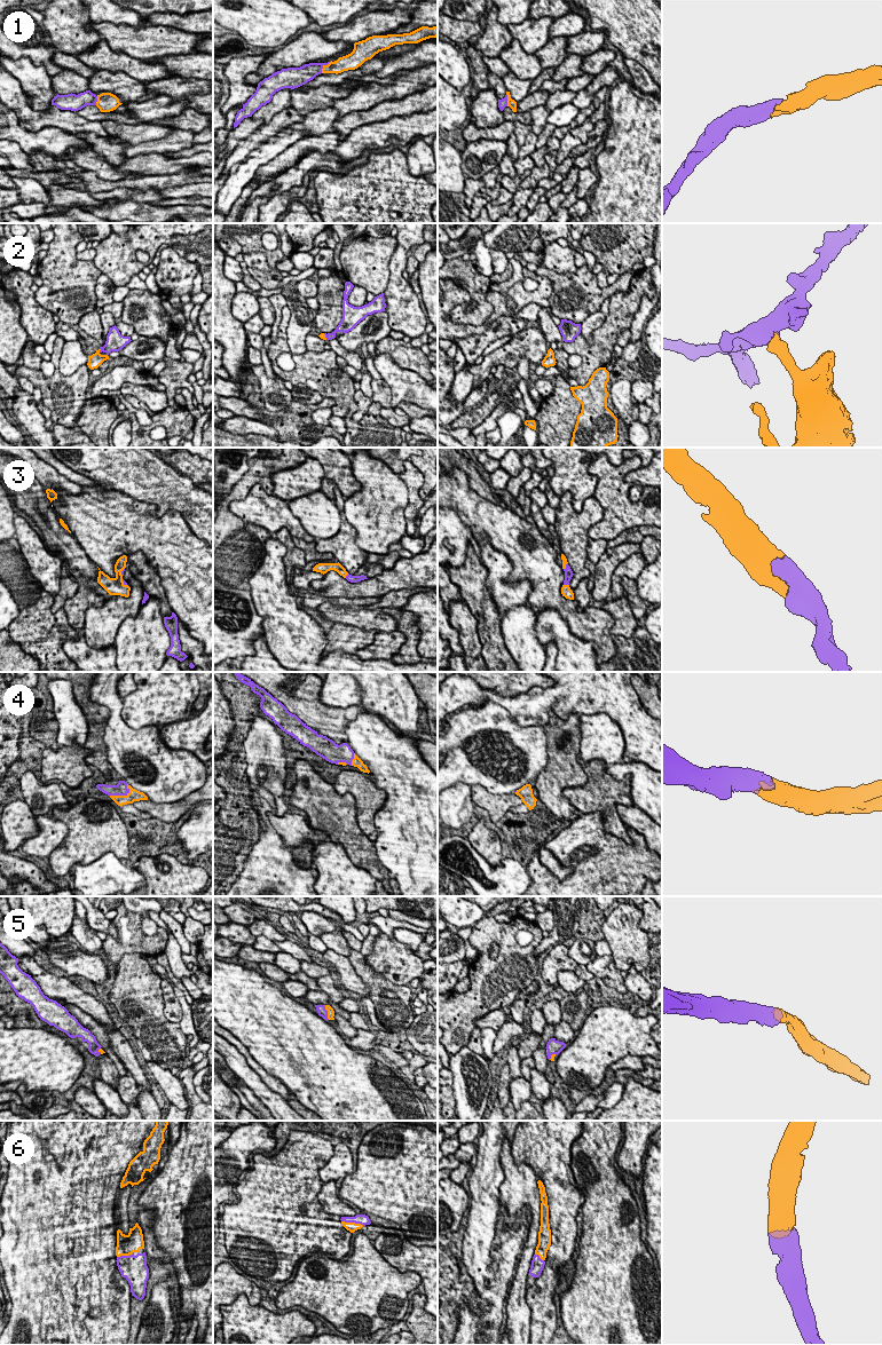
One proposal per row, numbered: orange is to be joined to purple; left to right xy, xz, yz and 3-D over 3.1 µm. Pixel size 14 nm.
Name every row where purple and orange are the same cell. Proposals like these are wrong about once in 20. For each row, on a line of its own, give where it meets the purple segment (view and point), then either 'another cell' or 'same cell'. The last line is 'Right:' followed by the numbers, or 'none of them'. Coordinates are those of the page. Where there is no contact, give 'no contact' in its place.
1: contact xz (322, 66); same cell
2: contact xy (100, 350); same cell
3: contact yz (566, 584); same cell
4: contact xy (119, 794); same cell
5: contact xz (327, 1012); same cell
6: contact xz (353, 1221); same cell
Right: 1, 2, 3, 4, 5, 6

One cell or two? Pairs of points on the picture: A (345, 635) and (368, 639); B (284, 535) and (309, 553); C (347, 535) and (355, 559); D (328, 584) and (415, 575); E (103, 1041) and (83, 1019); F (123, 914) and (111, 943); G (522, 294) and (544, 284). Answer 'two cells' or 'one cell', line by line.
A: one cell
B: two cells
C: one cell
D: one cell
E: one cell
F: one cell
G: one cell

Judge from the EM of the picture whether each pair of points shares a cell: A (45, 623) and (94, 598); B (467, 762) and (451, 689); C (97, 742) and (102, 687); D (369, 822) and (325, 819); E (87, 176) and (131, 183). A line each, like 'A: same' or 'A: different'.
A: different
B: different
C: different
D: different
E: same

